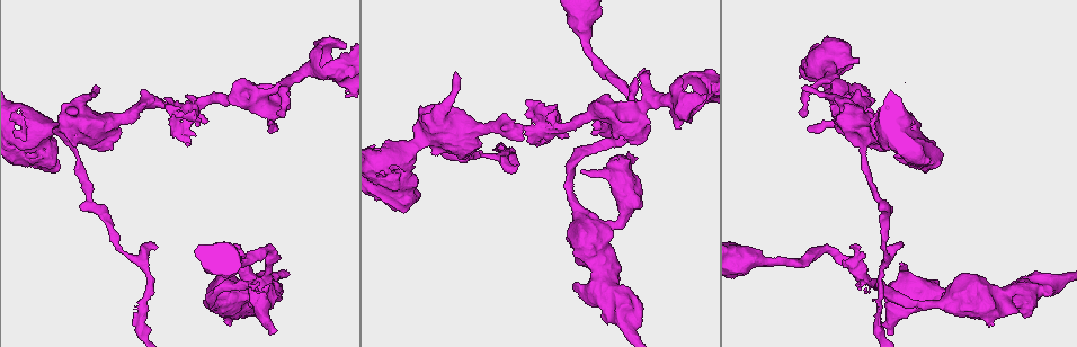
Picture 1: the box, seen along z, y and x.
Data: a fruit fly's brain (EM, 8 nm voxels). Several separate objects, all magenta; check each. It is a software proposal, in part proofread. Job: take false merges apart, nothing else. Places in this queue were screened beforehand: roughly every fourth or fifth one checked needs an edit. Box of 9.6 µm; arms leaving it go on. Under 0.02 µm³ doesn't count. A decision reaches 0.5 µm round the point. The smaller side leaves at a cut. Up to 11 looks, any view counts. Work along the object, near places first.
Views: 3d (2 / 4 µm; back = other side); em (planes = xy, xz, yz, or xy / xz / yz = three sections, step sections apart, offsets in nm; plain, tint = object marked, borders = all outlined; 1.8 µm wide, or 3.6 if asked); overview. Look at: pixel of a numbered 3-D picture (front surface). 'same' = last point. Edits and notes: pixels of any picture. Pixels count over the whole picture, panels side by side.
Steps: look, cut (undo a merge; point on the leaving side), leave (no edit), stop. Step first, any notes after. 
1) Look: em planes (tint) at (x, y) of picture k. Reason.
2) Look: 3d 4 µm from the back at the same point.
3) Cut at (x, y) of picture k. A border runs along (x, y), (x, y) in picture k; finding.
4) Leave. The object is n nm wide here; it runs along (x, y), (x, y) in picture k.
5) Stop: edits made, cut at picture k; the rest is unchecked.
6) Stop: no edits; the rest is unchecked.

Look: em 3.6 µm planes (plain) at (831, 251) of picture 1. Abrupt turn.

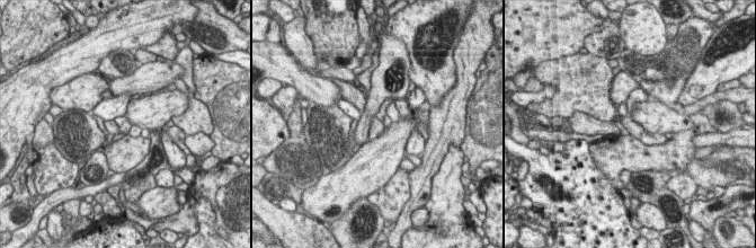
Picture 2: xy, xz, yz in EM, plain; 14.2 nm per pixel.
Look: em 3.6 µm planes (tint) at the same point. Where the object lies.

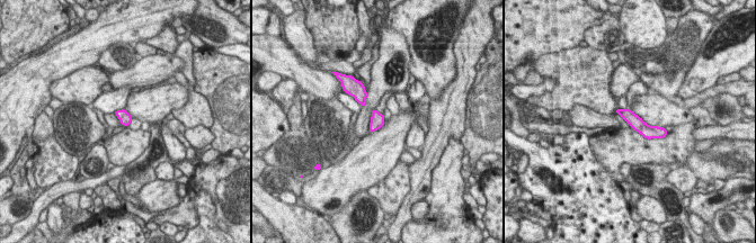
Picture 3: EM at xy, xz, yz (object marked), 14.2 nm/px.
Leave. It runs along (621, 111), (649, 133), (657, 135) in picture 3; all the same cell.

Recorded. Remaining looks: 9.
Look: 3d 2 µm at (287, 80) of picture 1. Abrupt turn.

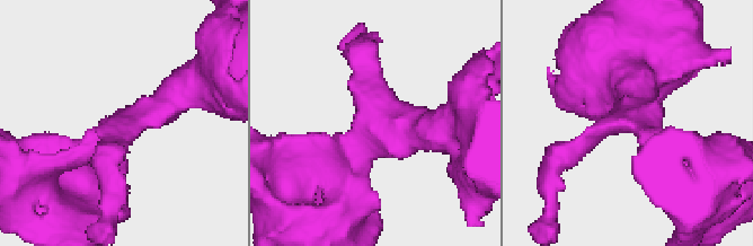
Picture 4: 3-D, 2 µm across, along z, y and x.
Look: em planes (tint) at (641, 119) of picture 4. 3 arms meet here; the arms are 190, 220, 320 nm wide.

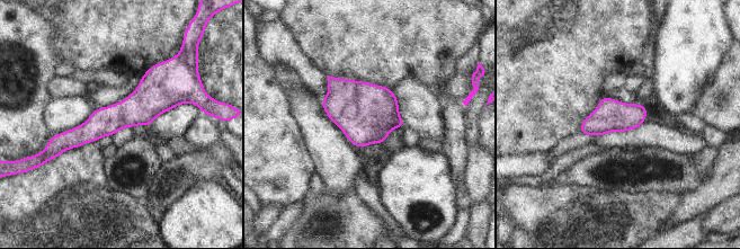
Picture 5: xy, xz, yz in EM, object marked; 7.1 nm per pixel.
Leave. The object is 220 nm wide here; continuous, no second cell.

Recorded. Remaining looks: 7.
Look: 3d 2 µm at (583, 120) of picture 1. Calibre changes.

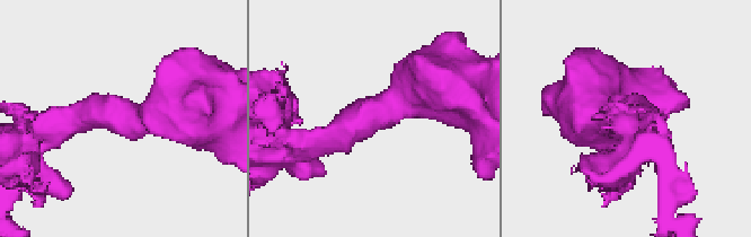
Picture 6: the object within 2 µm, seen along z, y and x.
Look: em 3.6 µm planes (tint) at (368, 116) of picture 6.

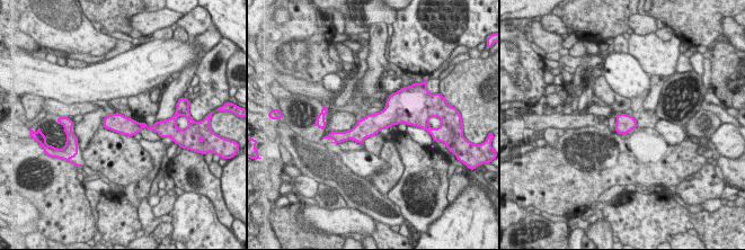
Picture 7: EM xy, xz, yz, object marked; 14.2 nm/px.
Leave. It runs along (405, 117), (343, 134) in picture 7; continuous, no second cell.

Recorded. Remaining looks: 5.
Look: em planes (tint) at (436, 136) of picture 1. A narrow waist.

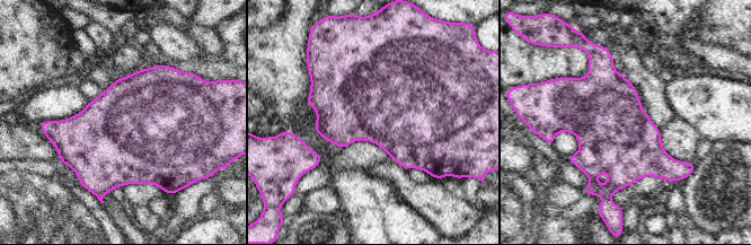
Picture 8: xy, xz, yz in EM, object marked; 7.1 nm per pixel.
Leave. Continuous, no second cell.

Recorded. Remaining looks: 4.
Look: em 3.6 µm planes (tint) at (605, 232) of picture 1. Sudden change in width.

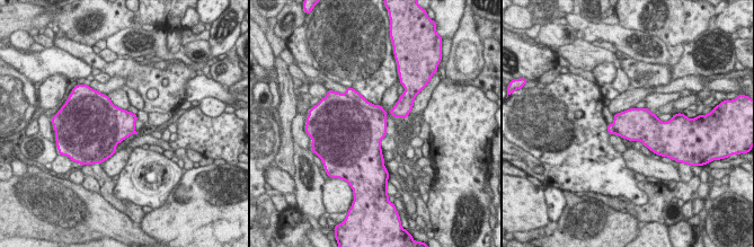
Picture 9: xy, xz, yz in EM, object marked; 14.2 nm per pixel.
Cut at (352, 93) of picture 9. The part that leaves runs along (358, 98), (384, 112), (405, 114) in picture 9; a second cell is stuck on.

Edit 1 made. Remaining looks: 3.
Stop: edits made, cut at picture 9; the rest is unchecked.

